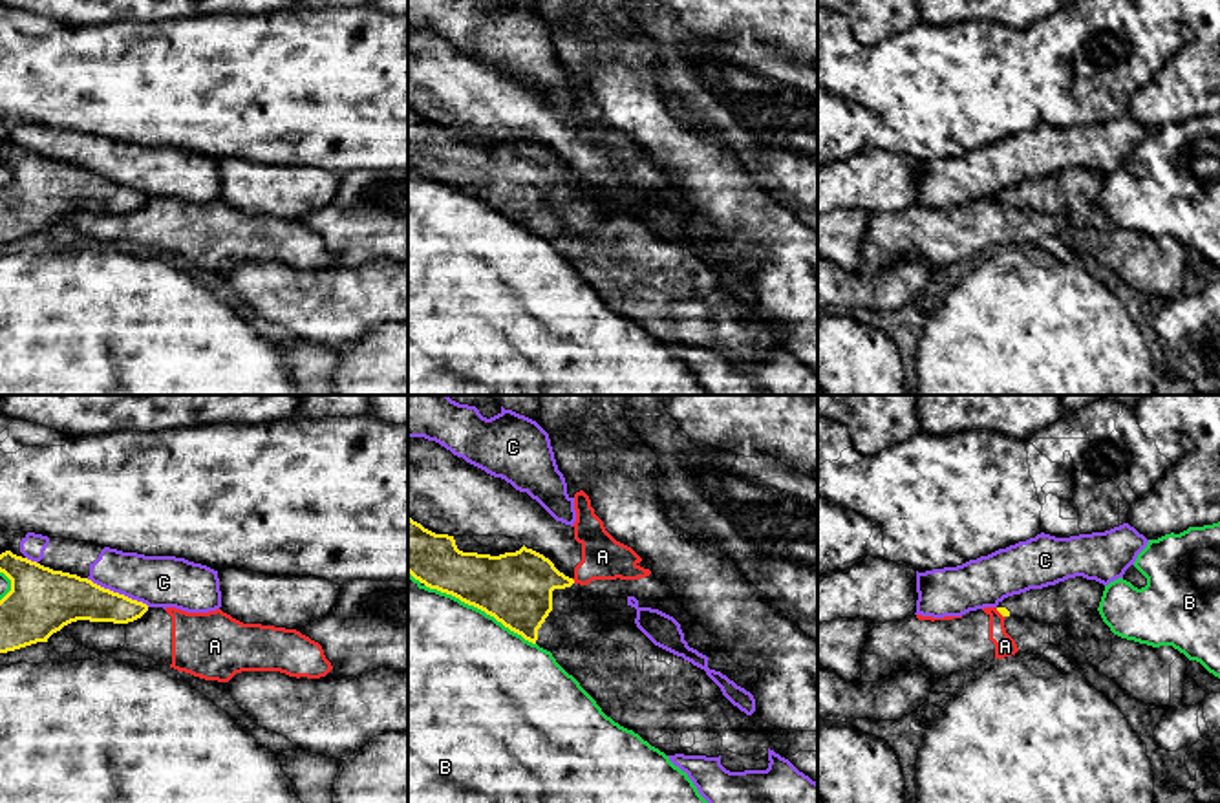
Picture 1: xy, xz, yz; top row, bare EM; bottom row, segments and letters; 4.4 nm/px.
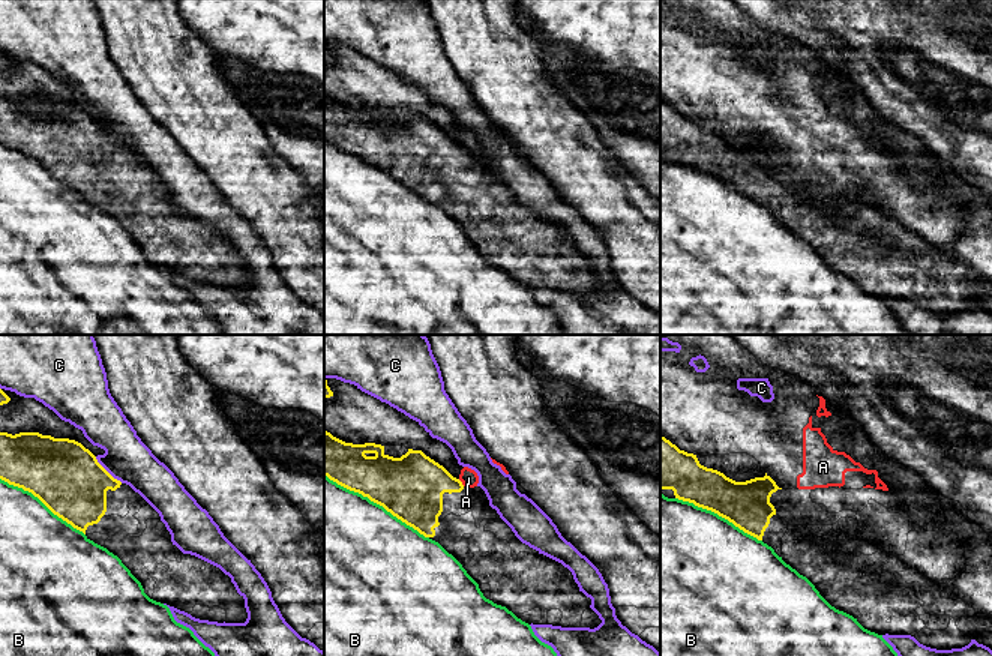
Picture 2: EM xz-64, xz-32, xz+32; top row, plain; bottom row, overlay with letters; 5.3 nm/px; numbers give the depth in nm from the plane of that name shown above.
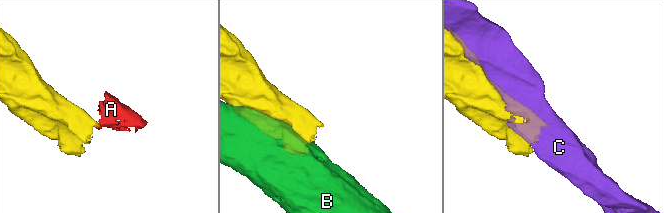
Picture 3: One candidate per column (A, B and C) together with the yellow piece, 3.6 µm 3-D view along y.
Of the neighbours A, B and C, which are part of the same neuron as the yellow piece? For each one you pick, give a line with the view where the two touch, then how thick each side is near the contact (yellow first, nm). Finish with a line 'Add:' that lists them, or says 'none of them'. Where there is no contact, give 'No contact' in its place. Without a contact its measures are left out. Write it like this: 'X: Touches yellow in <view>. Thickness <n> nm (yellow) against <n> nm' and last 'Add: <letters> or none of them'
Add: none of them

